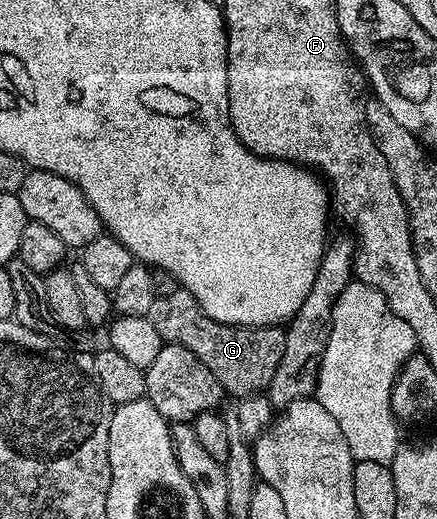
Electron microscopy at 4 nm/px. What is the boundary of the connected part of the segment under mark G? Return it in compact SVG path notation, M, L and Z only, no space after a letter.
M180 288L171 292L171 296L158 297L147 317L155 324L162 343L195 352L195 356L211 368L211 376L219 380L222 391L226 395L234 394L237 400L268 391L271 376L275 376L275 368L279 368L279 360L283 360L285 332L281 326L228 326L207 316L199 300Z

